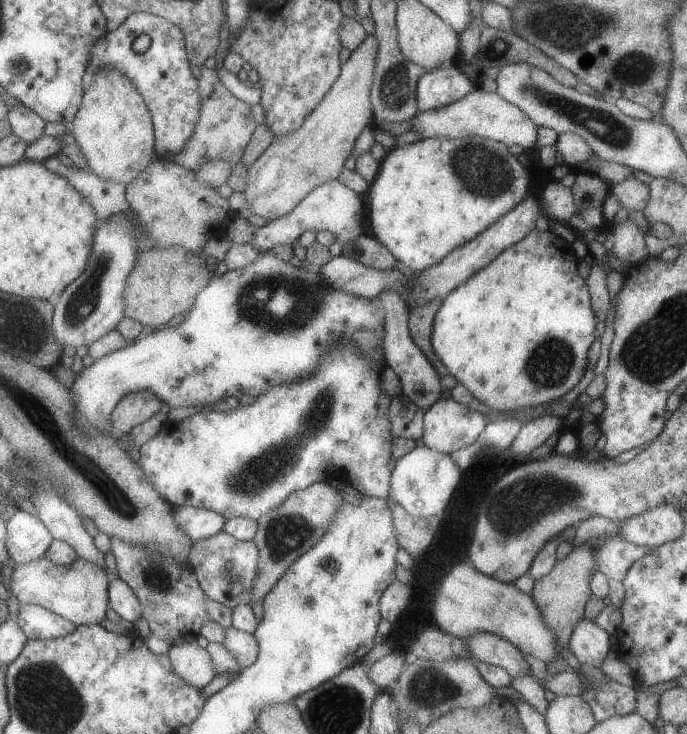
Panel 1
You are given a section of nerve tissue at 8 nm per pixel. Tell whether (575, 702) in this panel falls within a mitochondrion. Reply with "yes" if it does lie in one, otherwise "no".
no

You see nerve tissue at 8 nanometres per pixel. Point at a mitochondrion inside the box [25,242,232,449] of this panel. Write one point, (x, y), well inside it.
(83, 304)

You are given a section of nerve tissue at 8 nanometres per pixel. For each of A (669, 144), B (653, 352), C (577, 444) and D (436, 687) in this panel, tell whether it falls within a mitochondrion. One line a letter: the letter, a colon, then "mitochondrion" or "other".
A: other
B: mitochondrion
C: other
D: mitochondrion

